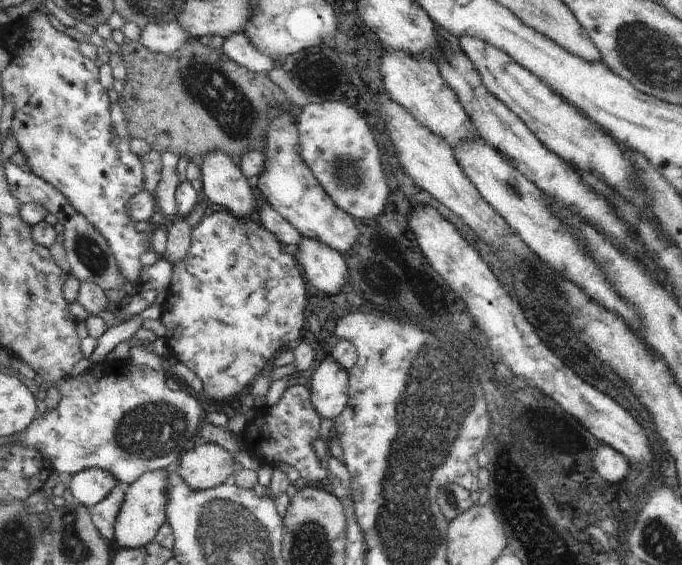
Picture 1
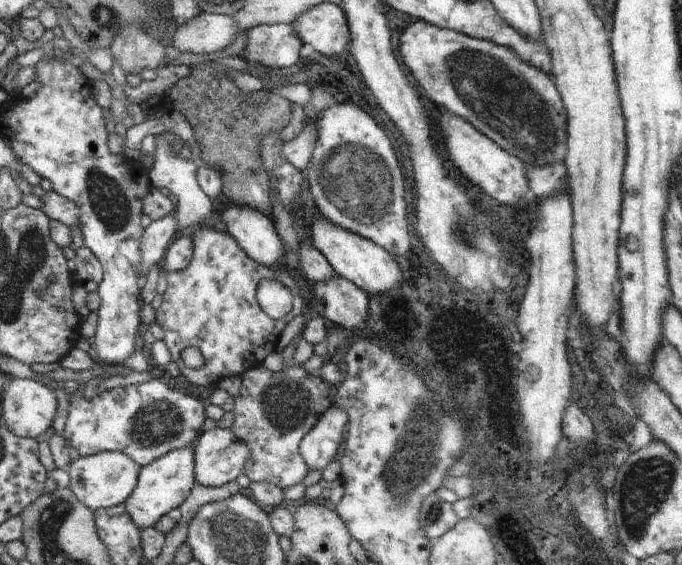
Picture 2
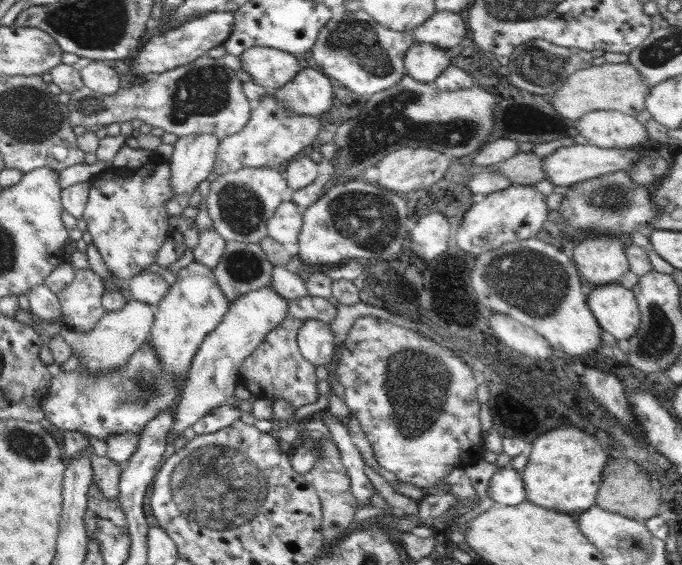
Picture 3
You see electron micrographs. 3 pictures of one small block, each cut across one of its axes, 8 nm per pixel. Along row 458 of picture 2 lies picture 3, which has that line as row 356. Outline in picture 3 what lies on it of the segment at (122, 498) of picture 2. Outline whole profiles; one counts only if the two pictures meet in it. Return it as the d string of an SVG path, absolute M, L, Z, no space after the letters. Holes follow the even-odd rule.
M133 299L116 312L106 311L97 320L96 326L88 332L78 332L71 327L63 326L59 332L62 340L68 343L71 350L85 368L85 374L103 374L111 368L122 368L131 356L147 341L154 322L156 306L144 304Z

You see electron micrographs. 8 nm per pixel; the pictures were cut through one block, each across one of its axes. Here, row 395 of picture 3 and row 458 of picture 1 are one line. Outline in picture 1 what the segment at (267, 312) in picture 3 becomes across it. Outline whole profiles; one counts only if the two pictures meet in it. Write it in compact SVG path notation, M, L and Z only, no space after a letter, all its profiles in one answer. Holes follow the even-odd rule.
M205 443L184 452L177 464L180 478L192 487L192 490L203 491L226 483L226 478L234 474L234 456L222 446L214 443Z

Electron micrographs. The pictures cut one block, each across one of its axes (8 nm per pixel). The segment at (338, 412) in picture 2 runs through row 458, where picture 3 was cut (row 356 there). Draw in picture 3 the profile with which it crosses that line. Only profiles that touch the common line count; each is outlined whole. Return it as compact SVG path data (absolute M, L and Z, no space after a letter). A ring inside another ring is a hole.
M306 319L297 332L297 345L302 356L315 367L330 368L338 344L329 324L318 319Z

